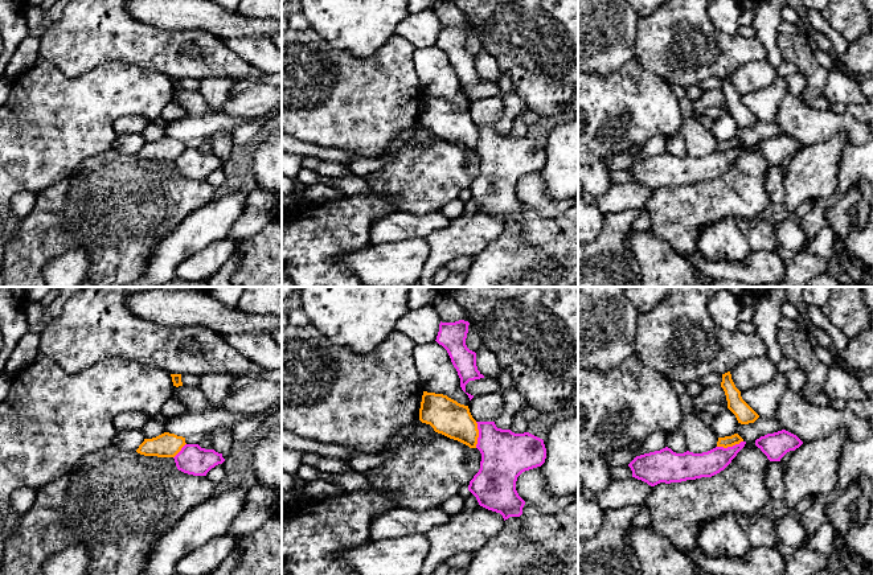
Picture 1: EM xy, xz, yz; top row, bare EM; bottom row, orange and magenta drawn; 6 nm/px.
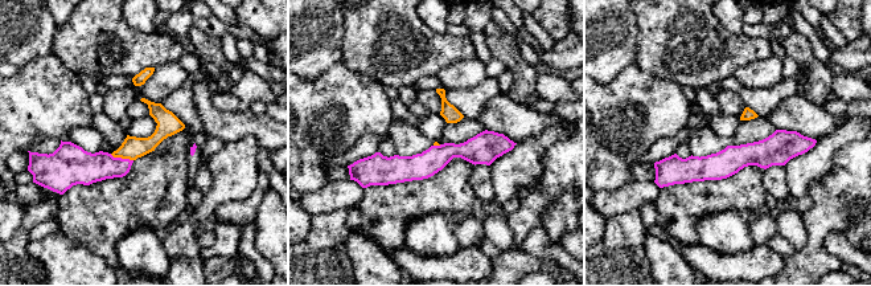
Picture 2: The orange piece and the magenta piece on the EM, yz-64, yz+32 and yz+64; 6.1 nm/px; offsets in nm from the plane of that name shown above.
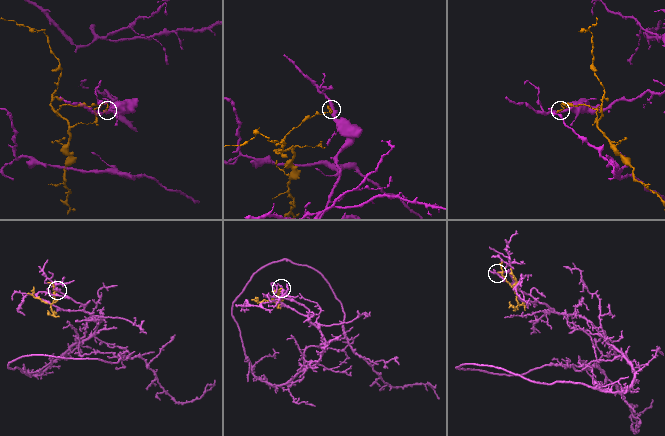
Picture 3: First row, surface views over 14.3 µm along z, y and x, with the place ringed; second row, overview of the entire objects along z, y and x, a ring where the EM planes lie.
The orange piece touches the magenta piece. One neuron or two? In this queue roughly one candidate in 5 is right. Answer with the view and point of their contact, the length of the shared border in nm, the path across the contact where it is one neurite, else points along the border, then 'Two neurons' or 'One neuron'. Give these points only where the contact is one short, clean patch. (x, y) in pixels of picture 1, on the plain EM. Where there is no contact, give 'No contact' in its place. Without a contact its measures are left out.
Touches orange at xz (478, 139). Shared border 160 nm. Two neurons

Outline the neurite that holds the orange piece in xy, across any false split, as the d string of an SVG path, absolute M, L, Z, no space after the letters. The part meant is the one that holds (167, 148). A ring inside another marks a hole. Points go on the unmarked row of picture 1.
M164 136L156 141L144 143L136 156L144 160L175 161L185 148L185 141Z

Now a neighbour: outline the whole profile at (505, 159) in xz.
M476 126L476 152L481 157L480 173L468 194L480 210L500 217L505 223L520 221L525 205L516 194L517 181L541 171L546 163L544 144L529 137L497 132L495 126Z

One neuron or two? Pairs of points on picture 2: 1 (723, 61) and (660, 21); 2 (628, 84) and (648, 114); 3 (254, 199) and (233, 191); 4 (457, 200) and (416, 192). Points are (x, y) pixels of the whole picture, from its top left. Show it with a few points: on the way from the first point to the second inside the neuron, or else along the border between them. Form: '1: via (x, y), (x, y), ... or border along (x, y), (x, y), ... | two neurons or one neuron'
1: via (707, 52), (691, 48), (676, 32) | one neuron
2: via (633, 92), (635, 101), (640, 106) | one neuron
3: border along (258, 168), (257, 187), (245, 199), (220, 205) | two neurons
4: via (447, 195), (427, 195) | one neuron

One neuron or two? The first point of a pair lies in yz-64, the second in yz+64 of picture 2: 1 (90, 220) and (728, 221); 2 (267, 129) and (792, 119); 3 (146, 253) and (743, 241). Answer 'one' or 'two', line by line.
1: two
2: one
3: one

